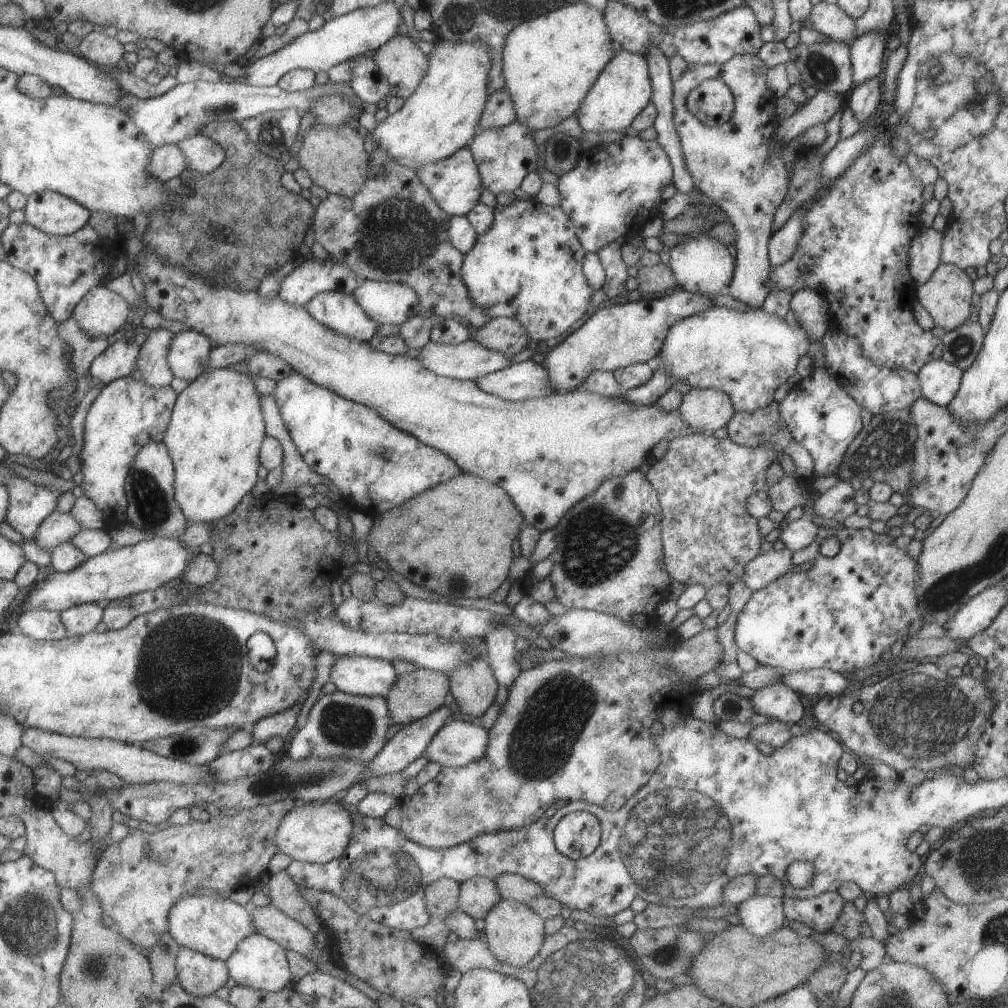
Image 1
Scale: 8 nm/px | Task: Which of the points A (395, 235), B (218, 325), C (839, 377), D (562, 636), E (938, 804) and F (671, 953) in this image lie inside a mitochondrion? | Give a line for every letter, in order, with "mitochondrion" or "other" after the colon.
A: mitochondrion
B: other
C: other
D: other
E: other
F: mitochondrion

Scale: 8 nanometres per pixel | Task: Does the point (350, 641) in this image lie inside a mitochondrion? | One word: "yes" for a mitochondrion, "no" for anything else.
no

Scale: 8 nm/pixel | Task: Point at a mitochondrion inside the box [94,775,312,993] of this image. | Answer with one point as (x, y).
(124, 902)

